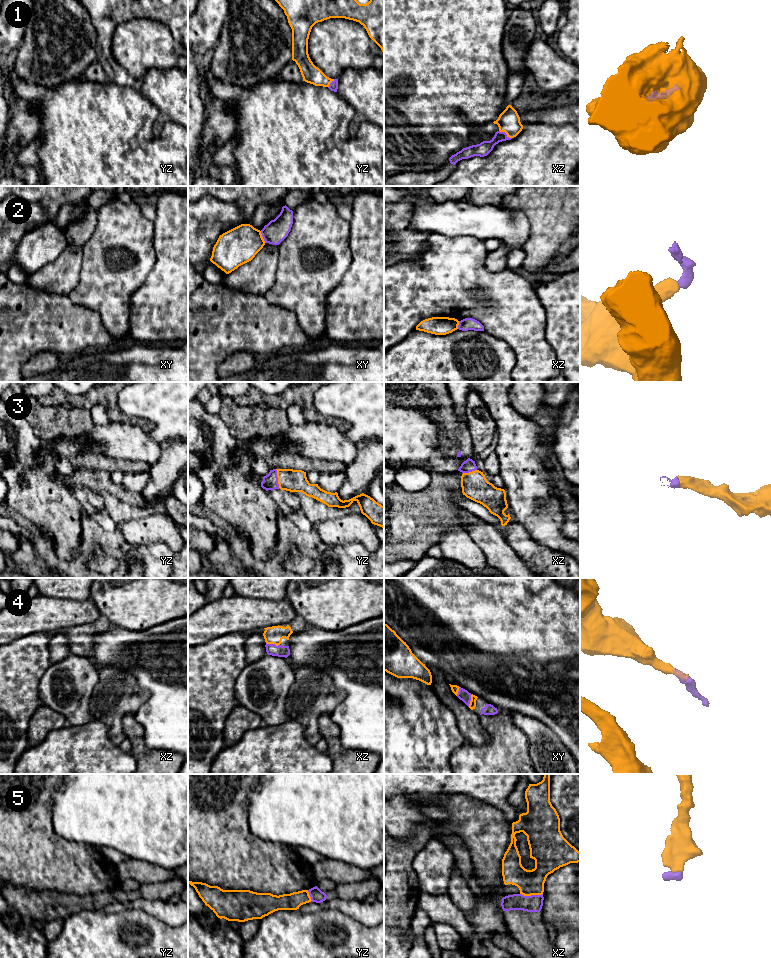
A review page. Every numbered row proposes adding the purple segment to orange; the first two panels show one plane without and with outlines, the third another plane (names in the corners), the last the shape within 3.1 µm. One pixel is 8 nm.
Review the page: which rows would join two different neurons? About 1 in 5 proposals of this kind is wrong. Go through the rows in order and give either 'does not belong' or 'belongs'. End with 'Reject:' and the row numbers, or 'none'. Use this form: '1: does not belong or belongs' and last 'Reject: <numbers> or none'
1: belongs
2: does not belong
3: belongs
4: belongs
5: belongs
Reject: 2

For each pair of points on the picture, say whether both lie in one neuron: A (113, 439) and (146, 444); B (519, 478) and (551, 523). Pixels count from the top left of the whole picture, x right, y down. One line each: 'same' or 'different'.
A: same
B: same

